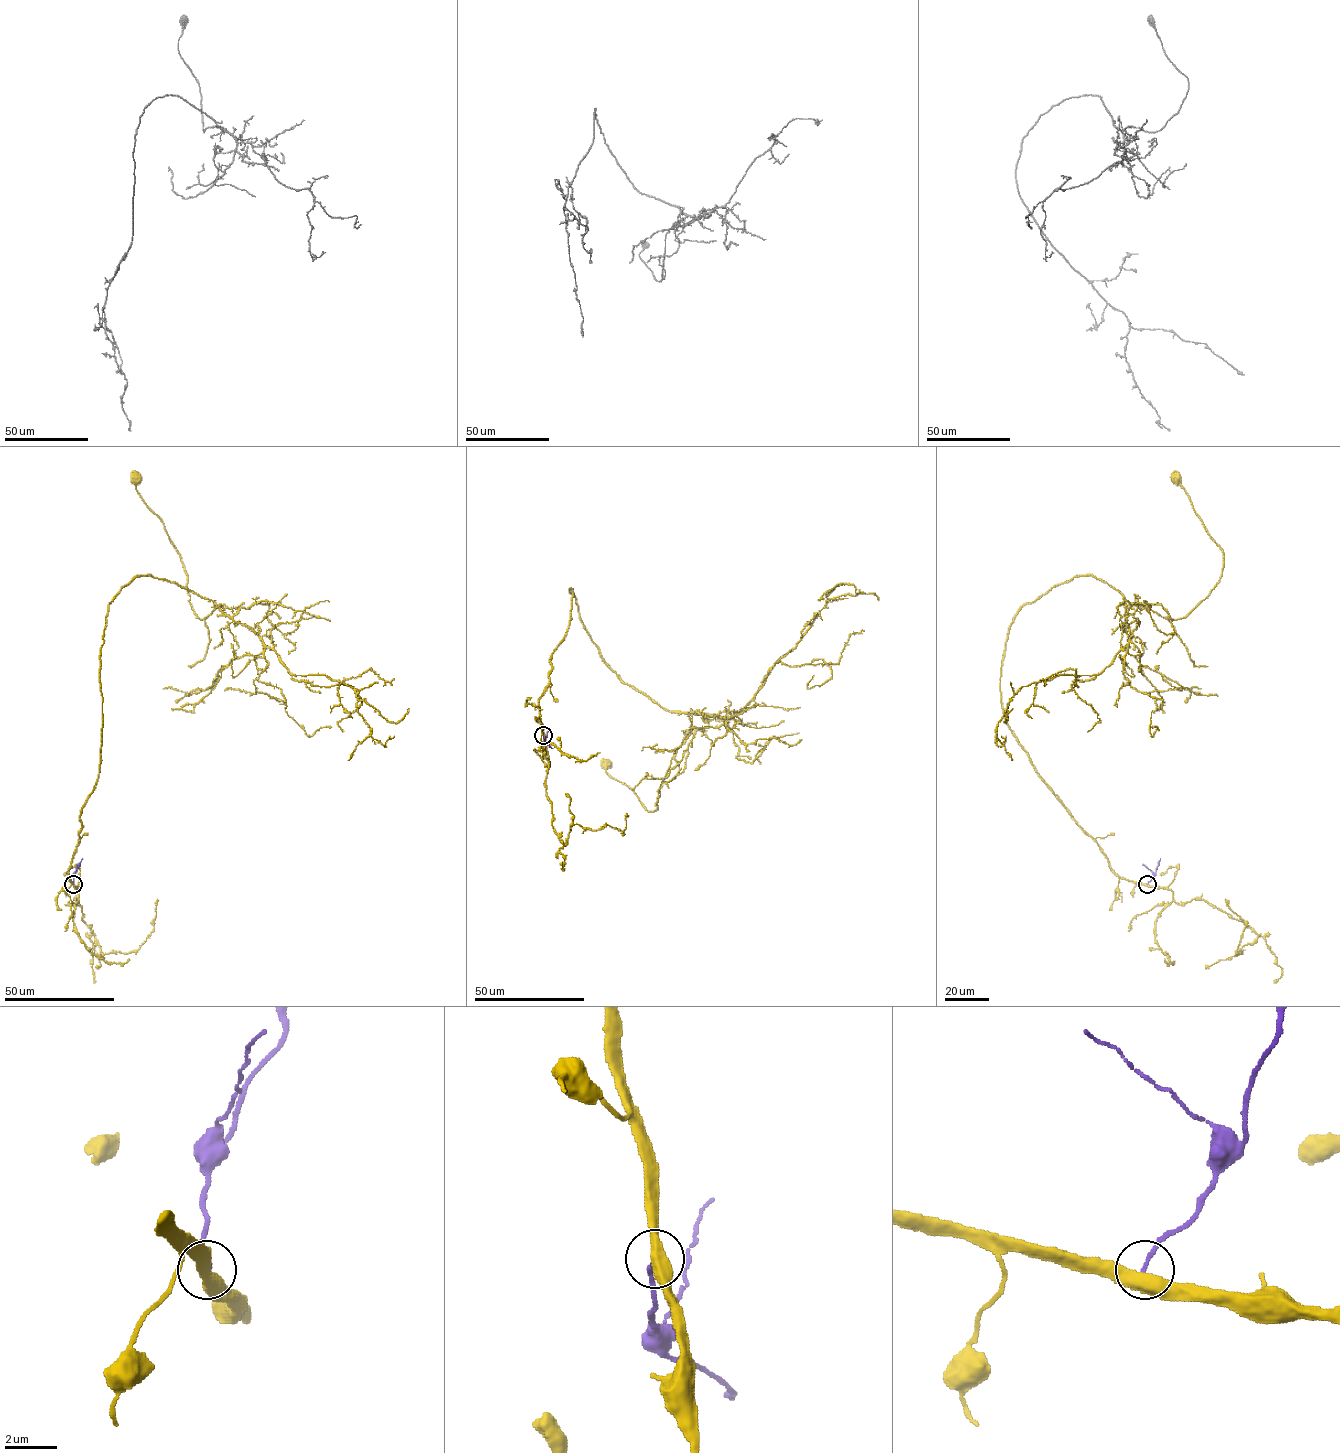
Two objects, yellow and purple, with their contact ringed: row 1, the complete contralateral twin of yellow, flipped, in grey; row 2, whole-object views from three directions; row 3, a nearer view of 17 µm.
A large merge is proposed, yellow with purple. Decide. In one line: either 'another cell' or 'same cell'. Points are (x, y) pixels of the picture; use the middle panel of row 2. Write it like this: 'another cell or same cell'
another cell

